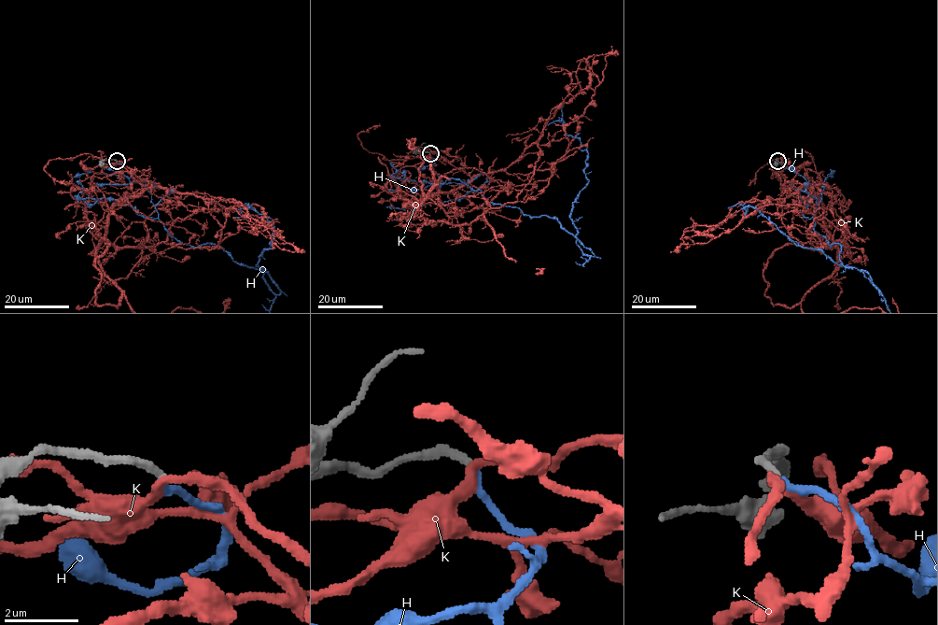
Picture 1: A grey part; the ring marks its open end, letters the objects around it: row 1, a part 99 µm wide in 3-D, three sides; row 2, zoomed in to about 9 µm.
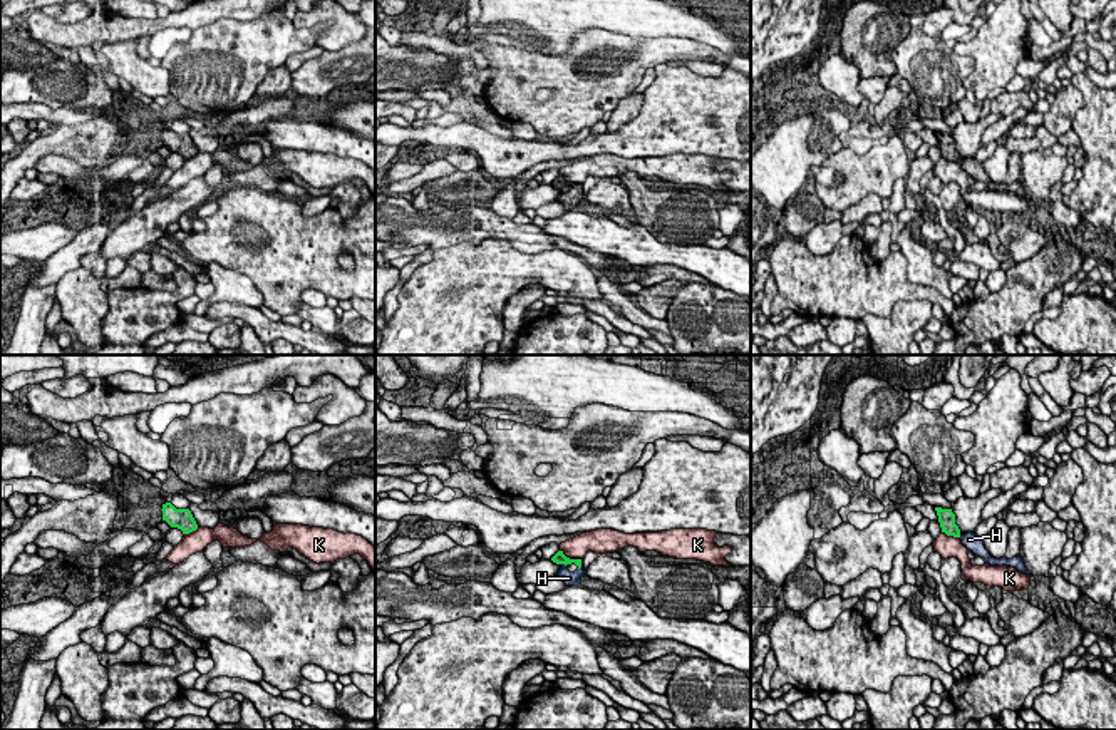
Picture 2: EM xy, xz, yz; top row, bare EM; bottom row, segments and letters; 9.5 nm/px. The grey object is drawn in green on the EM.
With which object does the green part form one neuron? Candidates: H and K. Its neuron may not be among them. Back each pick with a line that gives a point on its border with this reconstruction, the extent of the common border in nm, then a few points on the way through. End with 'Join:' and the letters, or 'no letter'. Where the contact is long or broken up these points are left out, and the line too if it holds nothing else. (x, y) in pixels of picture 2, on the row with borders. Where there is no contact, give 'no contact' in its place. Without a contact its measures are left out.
H: meets green in xz at (563, 563); contact 60 nm long; runs through xz (558, 558), (563, 563), (563, 573), (568, 578)
Join: H

